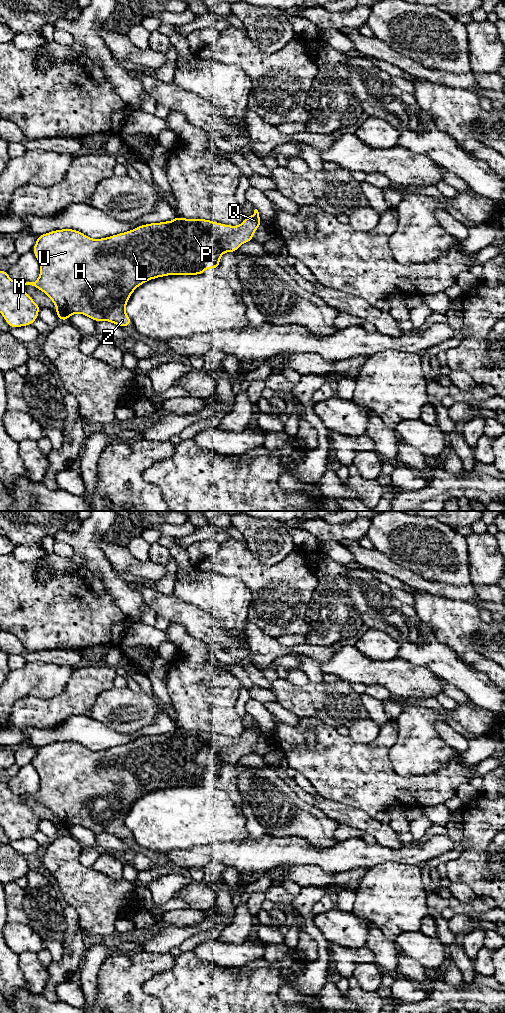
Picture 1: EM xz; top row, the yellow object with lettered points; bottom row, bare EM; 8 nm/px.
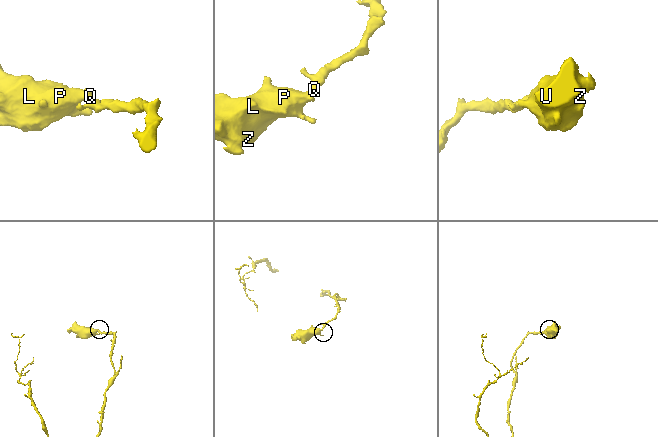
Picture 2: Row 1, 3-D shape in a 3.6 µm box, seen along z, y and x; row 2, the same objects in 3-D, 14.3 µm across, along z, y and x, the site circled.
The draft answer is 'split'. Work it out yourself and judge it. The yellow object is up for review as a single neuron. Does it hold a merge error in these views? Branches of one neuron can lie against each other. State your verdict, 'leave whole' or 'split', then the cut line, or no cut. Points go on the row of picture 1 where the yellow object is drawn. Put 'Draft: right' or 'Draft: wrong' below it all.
leave whole; no cut
Draft: wrong

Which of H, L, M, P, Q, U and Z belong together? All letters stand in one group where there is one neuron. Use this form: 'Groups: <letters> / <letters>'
Groups: H L M P Q U Z

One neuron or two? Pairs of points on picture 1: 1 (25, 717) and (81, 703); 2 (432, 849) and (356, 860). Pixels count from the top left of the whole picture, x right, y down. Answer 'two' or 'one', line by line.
1: one
2: one

